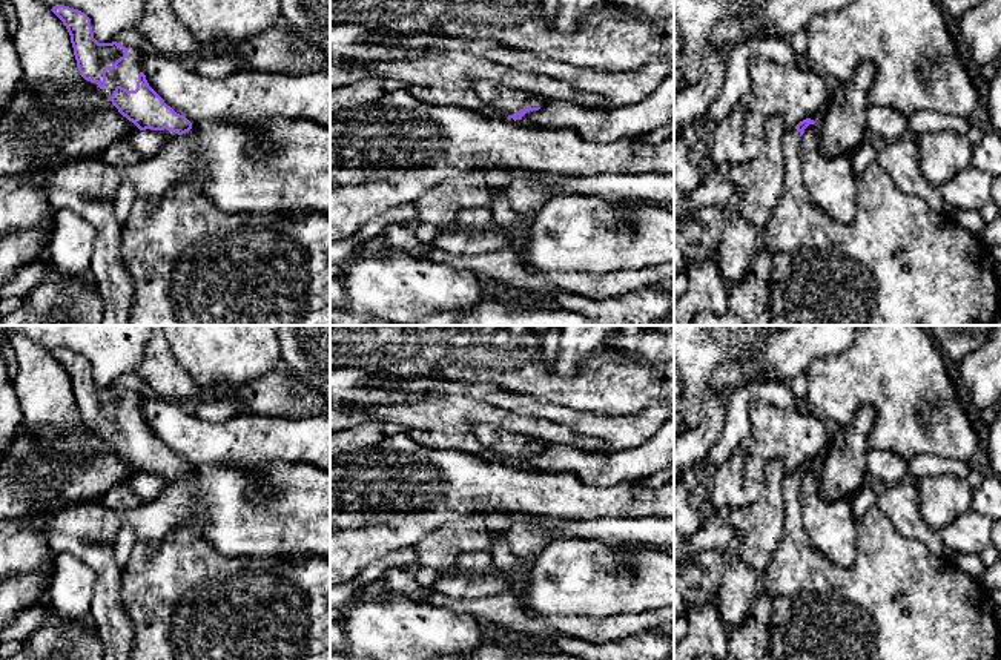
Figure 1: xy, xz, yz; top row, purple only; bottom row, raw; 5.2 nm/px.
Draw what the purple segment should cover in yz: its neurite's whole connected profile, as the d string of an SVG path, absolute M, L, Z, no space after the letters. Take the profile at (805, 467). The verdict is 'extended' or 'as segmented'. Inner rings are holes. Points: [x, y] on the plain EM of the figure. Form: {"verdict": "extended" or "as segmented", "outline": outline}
{"verdict": "extended", "outline": "M806 462L792 474L786 474L781 482L785 526L778 545L765 573L760 576L760 589L772 600L771 660L998 660L1001 655L998 643L999 631L990 592L984 589L978 580L956 568L949 554L937 554L926 543L903 537L877 505L871 507L857 519L857 559L851 568L832 563L814 548L804 531L803 514L798 503L801 479L809 468L815 468L815 465Z"}

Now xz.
{"verdict": "extended", "outline": "M488 424L474 427L473 434L484 447L485 453L504 454L508 462L513 464L522 464L527 456L539 454L548 445L536 437L520 433L508 433Z"}

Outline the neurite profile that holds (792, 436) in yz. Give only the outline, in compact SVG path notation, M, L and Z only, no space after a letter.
M751 398L748 404L749 436L745 441L745 476L763 482L766 464L777 459L786 474L811 462L817 465L829 447L829 436L804 405L798 410L781 410Z

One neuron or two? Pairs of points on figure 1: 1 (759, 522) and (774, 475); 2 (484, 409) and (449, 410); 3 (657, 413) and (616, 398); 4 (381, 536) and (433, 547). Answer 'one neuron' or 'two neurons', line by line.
1: one neuron
2: one neuron
3: two neurons
4: two neurons

